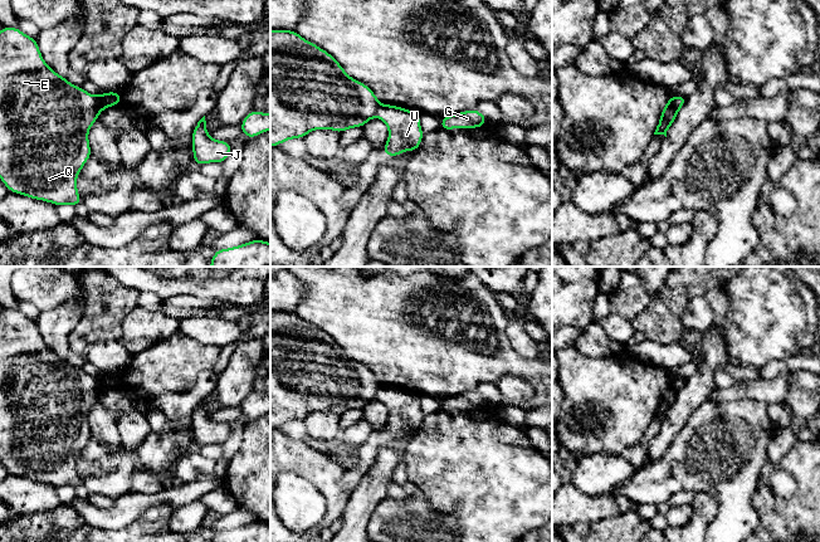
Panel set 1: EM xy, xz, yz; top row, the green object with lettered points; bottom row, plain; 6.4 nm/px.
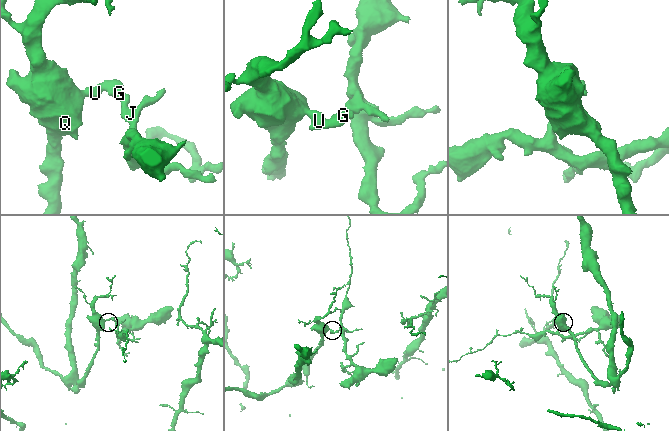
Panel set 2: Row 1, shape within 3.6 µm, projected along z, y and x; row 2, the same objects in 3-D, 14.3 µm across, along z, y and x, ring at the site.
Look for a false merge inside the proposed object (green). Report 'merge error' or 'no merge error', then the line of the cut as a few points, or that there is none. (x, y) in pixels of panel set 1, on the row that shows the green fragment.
merge error | xy (96, 96), (96, 102), (101, 110)

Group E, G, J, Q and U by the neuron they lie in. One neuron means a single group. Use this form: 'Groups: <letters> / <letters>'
Groups: E Q / G J U

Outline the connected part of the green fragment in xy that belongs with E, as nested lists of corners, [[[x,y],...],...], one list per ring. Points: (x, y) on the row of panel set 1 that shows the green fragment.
[[[3,26],[0,30],[0,180],[10,192],[52,202],[55,206],[78,206],[82,202],[82,199],[77,190],[77,176],[92,156],[88,132],[93,123],[98,119],[99,113],[101,109],[97,103],[97,96],[88,93],[82,87],[69,83],[65,77],[59,75],[45,63],[40,54],[36,38],[28,36],[19,28]]]

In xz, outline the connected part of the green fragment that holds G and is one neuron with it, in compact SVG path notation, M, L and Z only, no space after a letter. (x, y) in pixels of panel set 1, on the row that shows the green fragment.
M475 108L460 113L448 114L440 119L440 128L449 131L454 128L479 128L487 123L487 117Z

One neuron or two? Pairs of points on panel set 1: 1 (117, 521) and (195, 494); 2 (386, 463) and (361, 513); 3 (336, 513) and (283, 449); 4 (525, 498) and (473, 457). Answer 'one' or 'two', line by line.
1: one
2: one
3: one
4: one

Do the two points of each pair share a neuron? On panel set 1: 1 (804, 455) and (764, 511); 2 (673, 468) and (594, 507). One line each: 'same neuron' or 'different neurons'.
1: same neuron
2: different neurons

